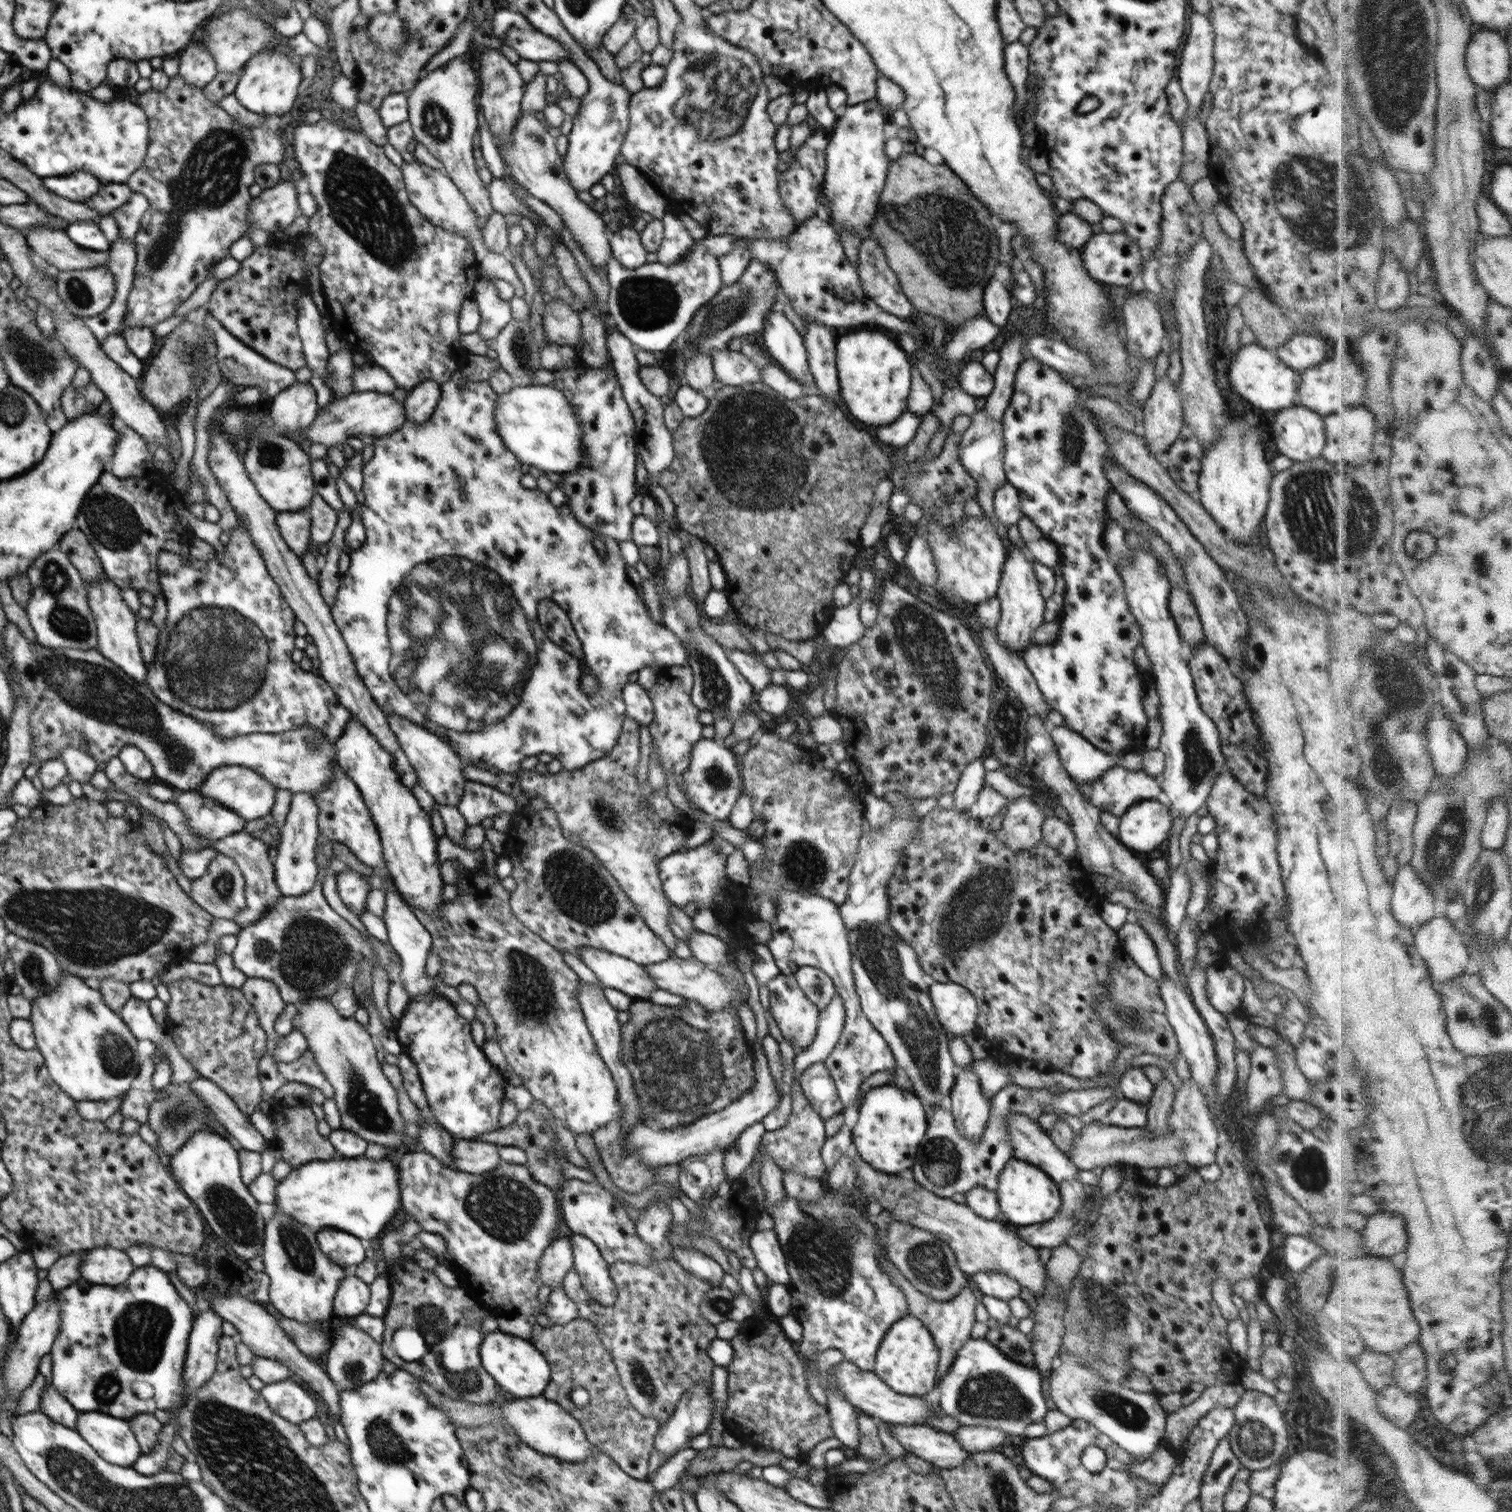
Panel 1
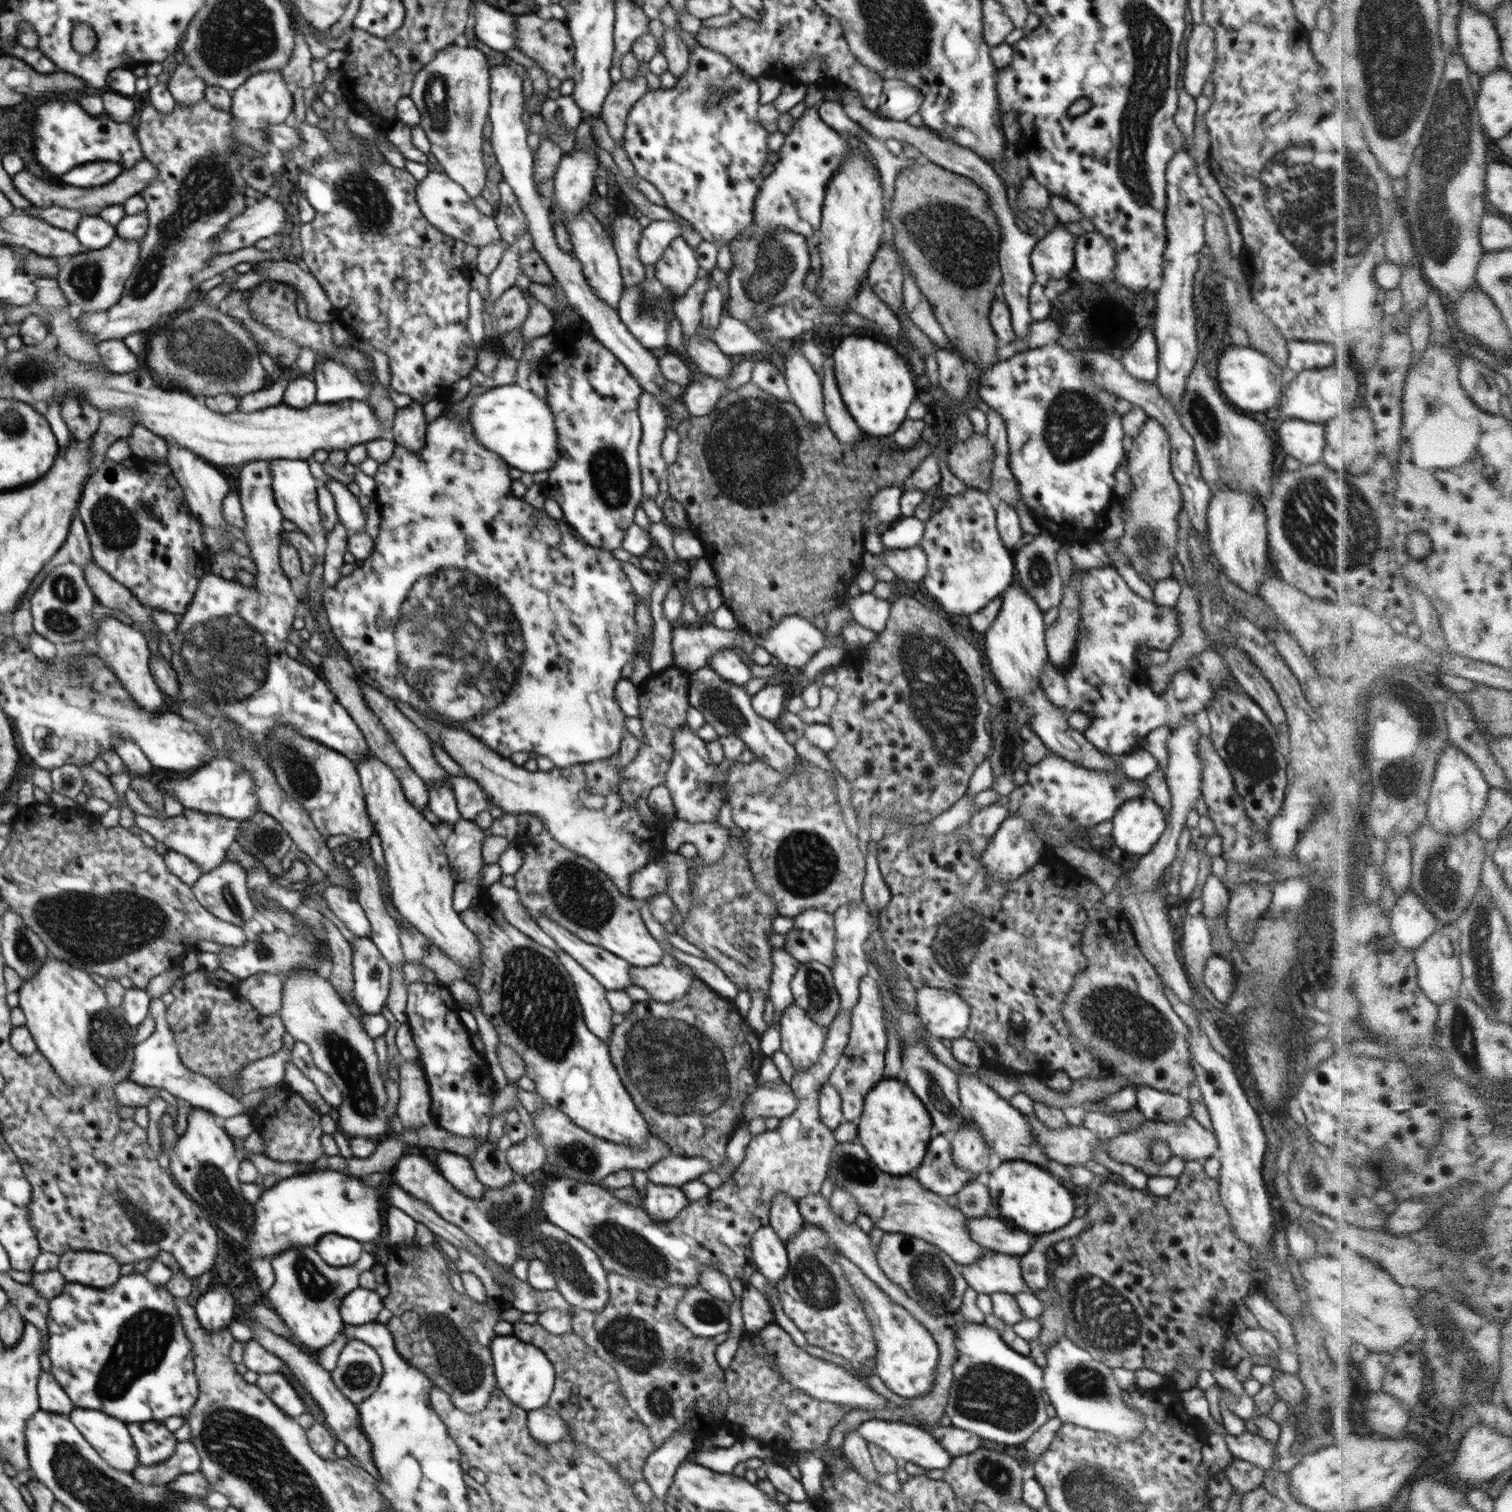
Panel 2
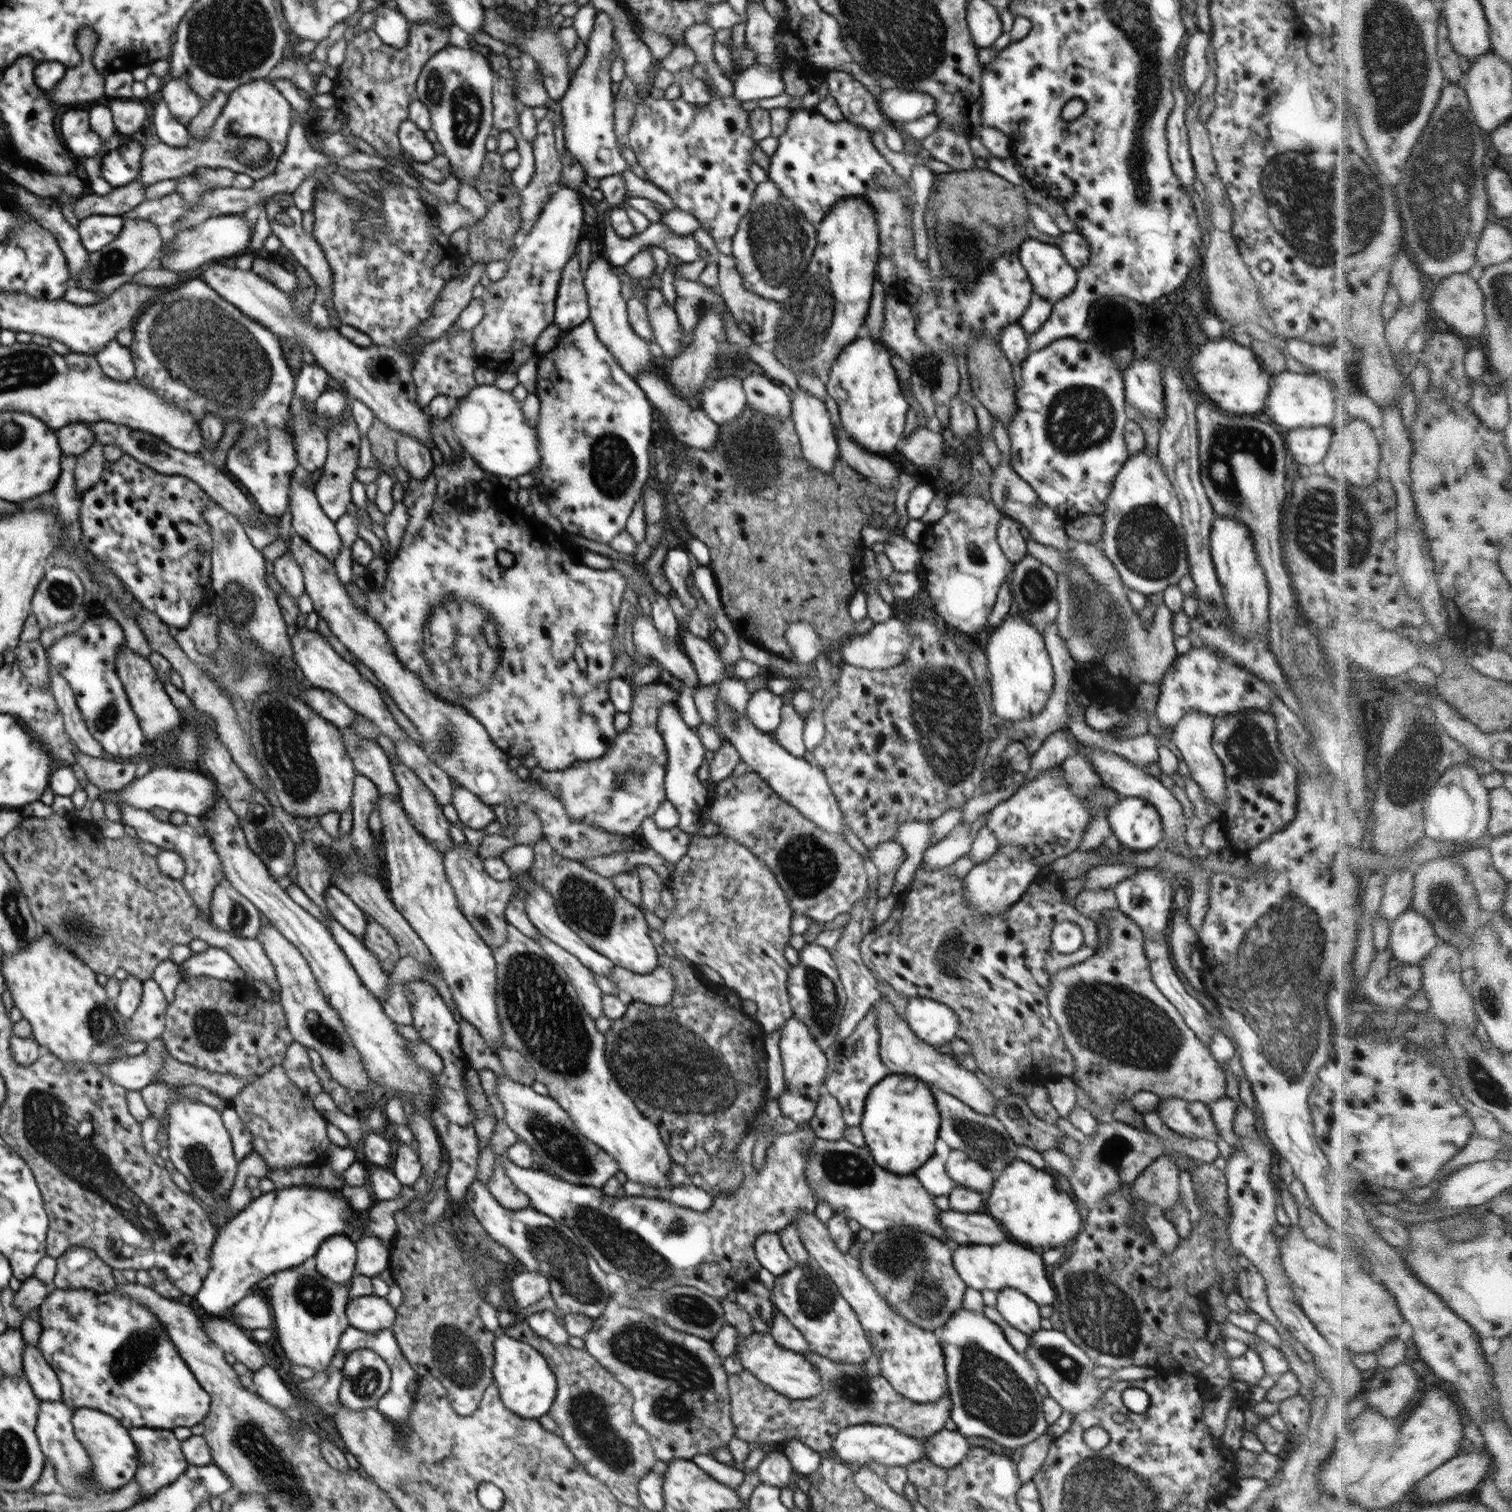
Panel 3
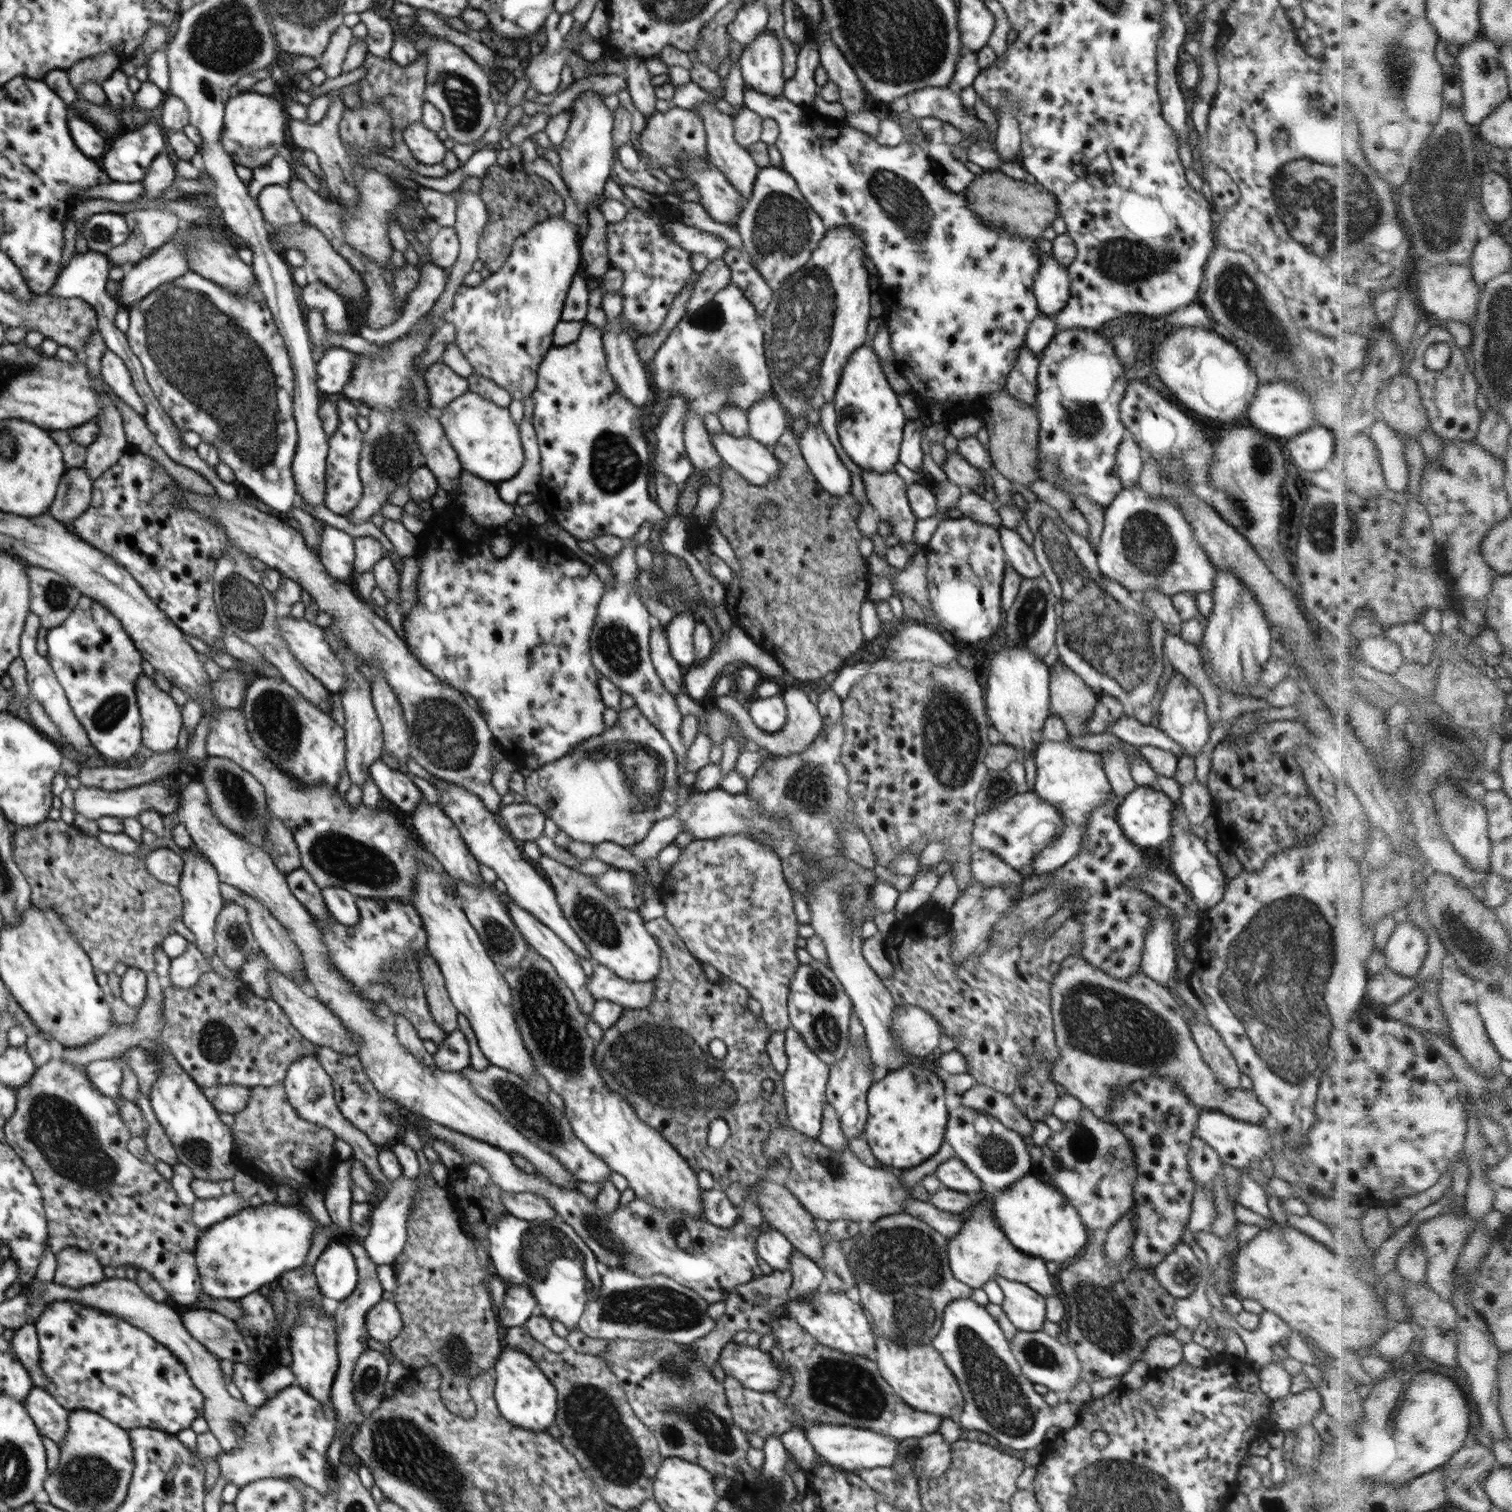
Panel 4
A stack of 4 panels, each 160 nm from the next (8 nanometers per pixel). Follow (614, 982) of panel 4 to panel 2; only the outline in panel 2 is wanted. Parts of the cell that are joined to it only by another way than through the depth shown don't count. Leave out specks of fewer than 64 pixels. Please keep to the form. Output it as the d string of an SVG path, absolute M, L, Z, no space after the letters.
M668 953L651 967L630 965L630 976L634 985L645 988L652 1000L662 1003L682 1000L691 982L698 979L690 967Z

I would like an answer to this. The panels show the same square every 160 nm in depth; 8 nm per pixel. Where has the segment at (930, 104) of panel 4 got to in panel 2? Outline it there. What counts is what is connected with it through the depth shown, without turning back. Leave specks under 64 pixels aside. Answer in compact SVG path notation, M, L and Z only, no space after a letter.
M884 79L877 115L896 122L908 121L924 103L922 92L897 79Z

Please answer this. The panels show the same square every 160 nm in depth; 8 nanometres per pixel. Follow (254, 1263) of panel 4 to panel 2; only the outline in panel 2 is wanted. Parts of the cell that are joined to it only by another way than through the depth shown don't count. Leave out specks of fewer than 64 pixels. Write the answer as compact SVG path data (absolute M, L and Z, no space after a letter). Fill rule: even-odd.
M311 1170L308 1173L302 1173L300 1175L296 1175L294 1177L290 1177L288 1179L279 1180L274 1186L270 1189L266 1189L263 1192L263 1195L257 1200L255 1205L255 1219L253 1220L253 1225L249 1226L247 1230L247 1247L245 1248L244 1254L248 1256L249 1260L253 1258L271 1258L272 1256L276 1256L279 1252L284 1252L285 1250L290 1250L293 1246L314 1246L320 1240L321 1236L328 1235L332 1233L334 1235L347 1236L348 1238L353 1238L354 1240L358 1240L358 1242L372 1242L382 1234L382 1224L386 1223L386 1220L382 1218L382 1213L380 1212L380 1206L383 1203L382 1195L378 1191L378 1187L370 1188L365 1186L362 1183L362 1178L358 1179L358 1177L350 1177L350 1175L344 1175L340 1172L329 1170ZM218 1283L208 1287L207 1292L199 1297L194 1306L200 1326L209 1333L228 1328L235 1319L234 1303L232 1290L226 1284Z

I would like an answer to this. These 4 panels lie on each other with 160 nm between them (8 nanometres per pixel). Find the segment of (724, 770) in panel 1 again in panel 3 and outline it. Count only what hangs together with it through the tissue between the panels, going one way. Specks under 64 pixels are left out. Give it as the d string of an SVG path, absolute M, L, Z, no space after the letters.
M660 705L660 714L657 718L657 731L663 737L667 748L668 762L665 774L666 799L674 805L680 815L678 828L684 832L693 834L709 822L709 808L714 799L714 784L710 781L698 779L698 768L704 762L706 752L697 731L690 728L680 716L676 705Z

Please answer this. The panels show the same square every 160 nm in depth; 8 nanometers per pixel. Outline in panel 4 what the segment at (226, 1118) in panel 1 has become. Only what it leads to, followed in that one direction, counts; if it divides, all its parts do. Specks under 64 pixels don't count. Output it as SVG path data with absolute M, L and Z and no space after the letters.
M114 1059L101 1060L88 1063L88 1078L91 1078L92 1085L96 1086L104 1096L117 1098L119 1087L123 1080L122 1070L119 1062Z

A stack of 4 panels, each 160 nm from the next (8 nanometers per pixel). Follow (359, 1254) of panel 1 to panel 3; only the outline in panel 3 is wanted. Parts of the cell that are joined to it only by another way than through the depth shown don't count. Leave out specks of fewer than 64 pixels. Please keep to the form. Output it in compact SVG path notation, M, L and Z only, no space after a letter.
M342 1235L329 1236L315 1254L315 1269L331 1282L350 1285L357 1261L355 1237Z

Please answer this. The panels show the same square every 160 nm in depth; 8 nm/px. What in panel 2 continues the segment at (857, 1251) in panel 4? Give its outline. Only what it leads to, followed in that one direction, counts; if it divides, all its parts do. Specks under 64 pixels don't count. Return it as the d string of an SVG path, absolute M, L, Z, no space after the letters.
M884 1232L875 1255L883 1273L930 1314L944 1316L949 1312L957 1312L961 1307L969 1284L961 1273L961 1266L937 1246L912 1235Z

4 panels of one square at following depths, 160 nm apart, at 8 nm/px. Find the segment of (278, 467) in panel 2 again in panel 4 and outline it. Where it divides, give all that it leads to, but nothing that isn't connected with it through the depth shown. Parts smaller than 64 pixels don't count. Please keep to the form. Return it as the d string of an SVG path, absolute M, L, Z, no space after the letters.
M324 524L317 554L324 569L338 581L345 582L354 574L355 544L348 533Z

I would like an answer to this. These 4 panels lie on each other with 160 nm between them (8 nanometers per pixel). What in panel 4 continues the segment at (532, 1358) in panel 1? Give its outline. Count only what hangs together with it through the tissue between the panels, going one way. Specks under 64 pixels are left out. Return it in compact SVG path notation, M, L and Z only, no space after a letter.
M505 1345L495 1368L494 1394L500 1414L518 1428L530 1432L547 1432L548 1426L555 1422L557 1413L557 1392L548 1377L527 1354Z

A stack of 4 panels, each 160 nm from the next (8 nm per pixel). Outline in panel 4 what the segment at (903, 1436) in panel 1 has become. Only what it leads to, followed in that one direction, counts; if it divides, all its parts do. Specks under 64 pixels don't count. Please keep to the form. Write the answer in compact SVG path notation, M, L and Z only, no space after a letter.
M812 1423L805 1428L805 1437L812 1444L817 1456L842 1471L890 1467L897 1455L896 1438L866 1428L845 1427L833 1424Z

